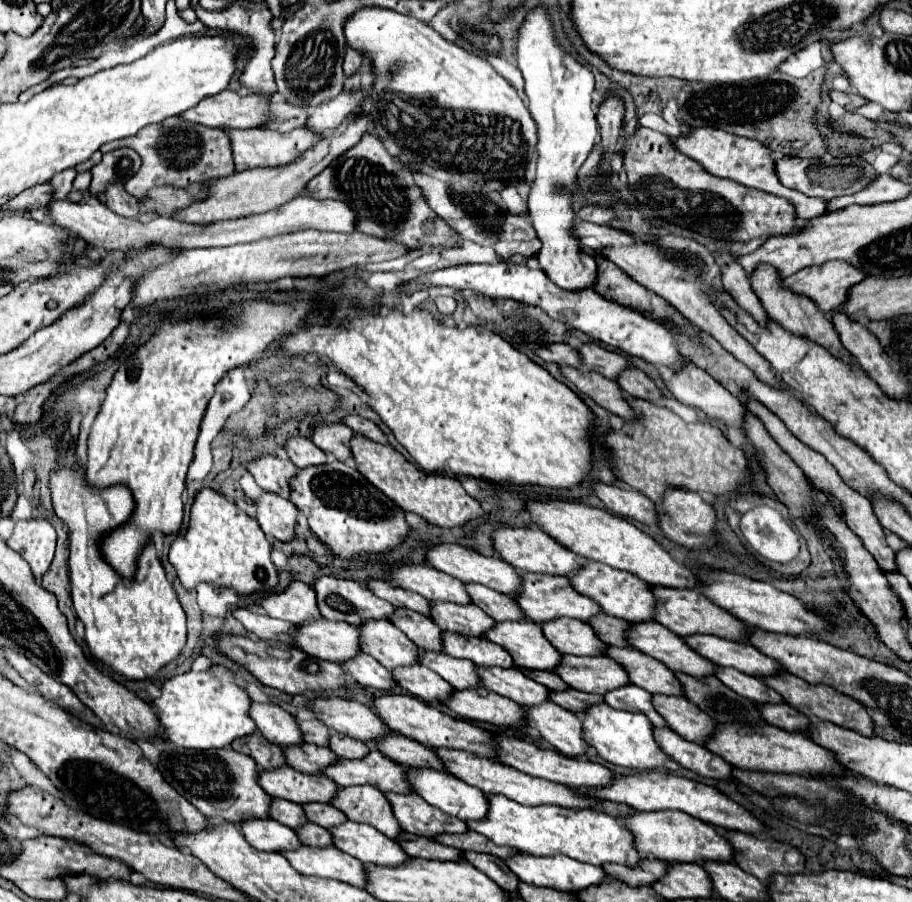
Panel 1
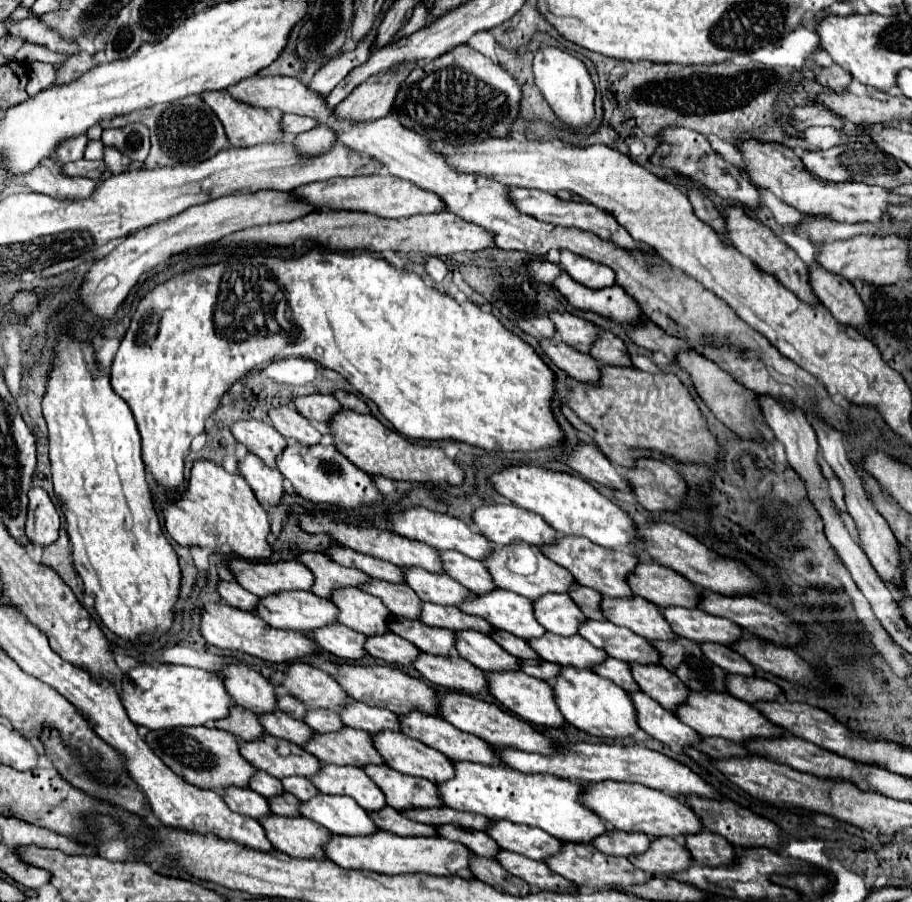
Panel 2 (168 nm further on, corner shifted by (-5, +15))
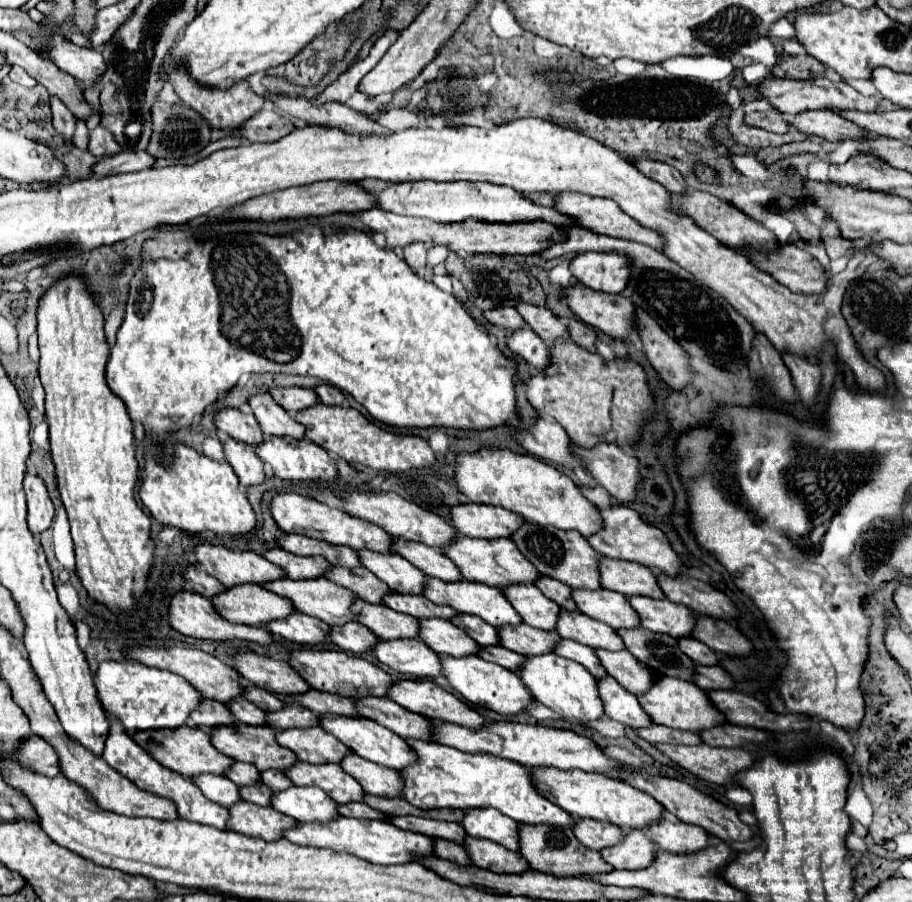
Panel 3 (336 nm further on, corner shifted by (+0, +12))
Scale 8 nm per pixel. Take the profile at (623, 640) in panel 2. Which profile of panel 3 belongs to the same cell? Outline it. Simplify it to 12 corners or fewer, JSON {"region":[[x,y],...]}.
{"region":[[560,610],[562,638],[602,648],[624,650],[608,624],[582,612]]}

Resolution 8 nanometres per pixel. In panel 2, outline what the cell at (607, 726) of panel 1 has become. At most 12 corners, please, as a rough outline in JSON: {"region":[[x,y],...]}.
{"region":[[591,669],[551,683],[567,723],[597,737],[637,727],[625,689]]}

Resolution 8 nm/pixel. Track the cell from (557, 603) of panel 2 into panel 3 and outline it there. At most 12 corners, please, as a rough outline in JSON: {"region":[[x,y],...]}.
{"region":[[536,586],[504,590],[524,624],[556,630],[560,606]]}

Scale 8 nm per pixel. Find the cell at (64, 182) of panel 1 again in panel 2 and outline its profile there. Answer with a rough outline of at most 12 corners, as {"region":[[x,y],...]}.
{"region":[[87,135],[63,141],[55,157],[61,165],[83,159]]}

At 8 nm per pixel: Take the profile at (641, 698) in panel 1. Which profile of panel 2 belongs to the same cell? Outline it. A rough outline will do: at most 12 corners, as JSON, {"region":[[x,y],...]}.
{"region":[[607,657],[593,671],[625,691],[639,689],[629,665]]}

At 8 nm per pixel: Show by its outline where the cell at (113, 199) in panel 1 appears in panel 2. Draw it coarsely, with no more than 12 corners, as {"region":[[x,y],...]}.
{"region":[[105,147],[103,161],[113,175],[127,169],[129,157],[113,147]]}

